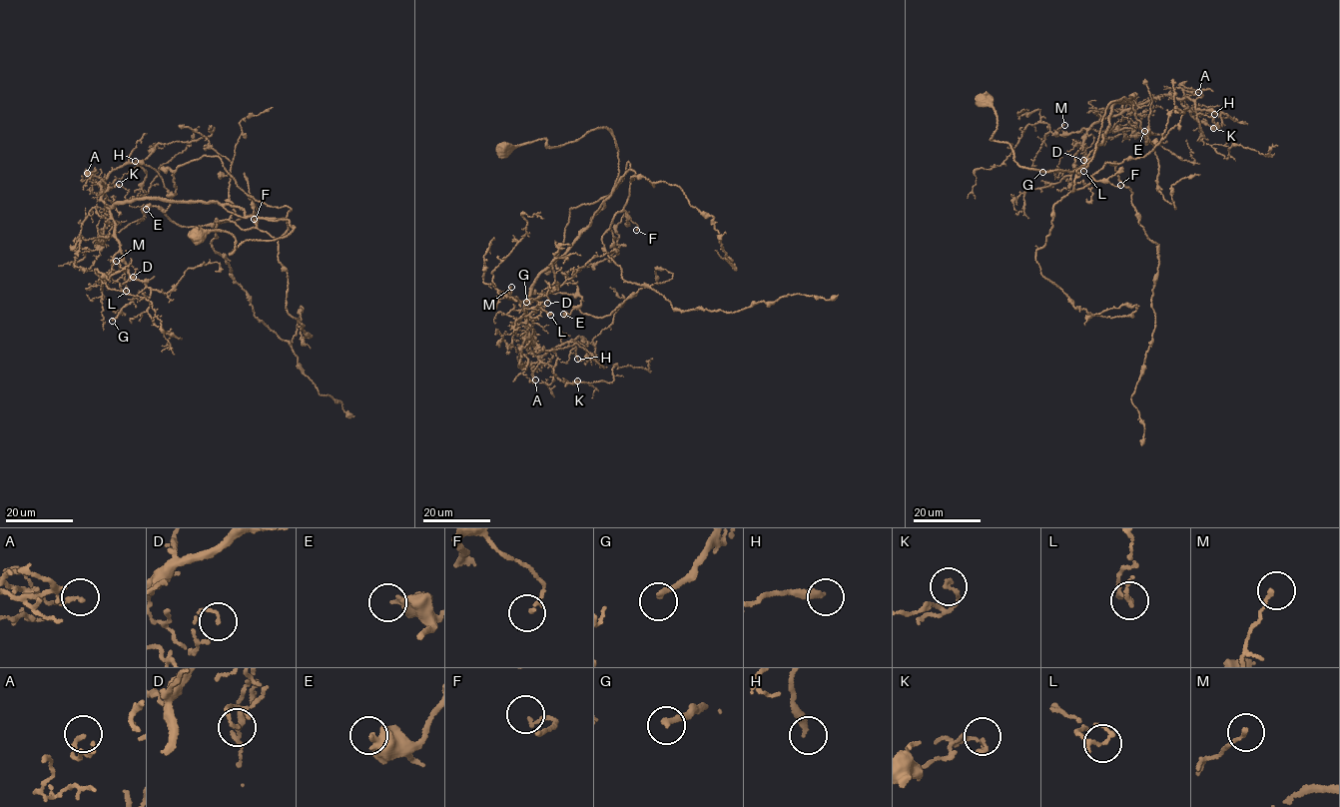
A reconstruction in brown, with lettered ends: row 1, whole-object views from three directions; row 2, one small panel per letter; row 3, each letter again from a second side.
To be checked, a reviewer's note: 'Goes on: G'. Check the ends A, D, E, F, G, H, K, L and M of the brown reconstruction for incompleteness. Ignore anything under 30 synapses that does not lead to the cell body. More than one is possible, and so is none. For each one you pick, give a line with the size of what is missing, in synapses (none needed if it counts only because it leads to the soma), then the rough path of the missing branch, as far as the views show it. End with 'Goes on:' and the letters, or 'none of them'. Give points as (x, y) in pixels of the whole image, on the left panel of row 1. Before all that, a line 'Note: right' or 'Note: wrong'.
Note: right
G: about 70 synapses; missing branch runs (112, 321), (97, 334), (95, 341), (98, 343), (105, 338), (103, 342)
Goes on: G

